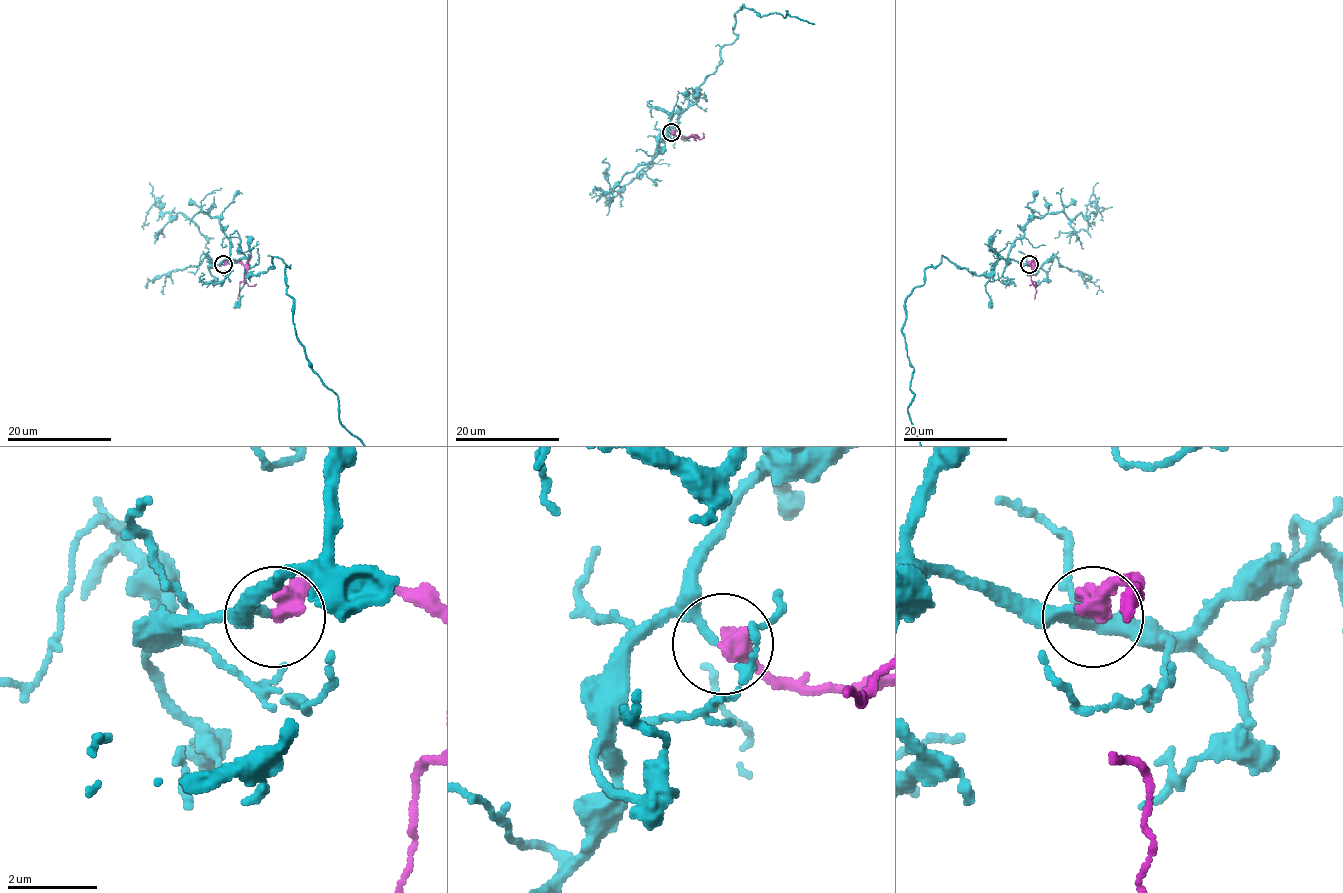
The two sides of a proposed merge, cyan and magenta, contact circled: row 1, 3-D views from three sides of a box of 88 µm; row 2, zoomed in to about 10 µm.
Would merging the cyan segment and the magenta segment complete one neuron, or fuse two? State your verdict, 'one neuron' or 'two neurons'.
one neuron

